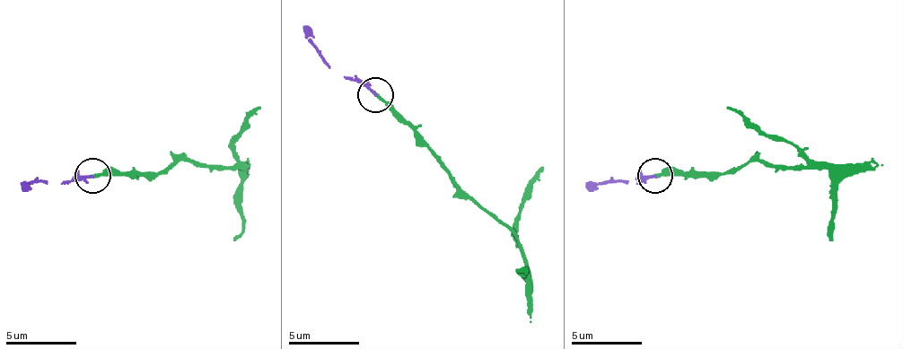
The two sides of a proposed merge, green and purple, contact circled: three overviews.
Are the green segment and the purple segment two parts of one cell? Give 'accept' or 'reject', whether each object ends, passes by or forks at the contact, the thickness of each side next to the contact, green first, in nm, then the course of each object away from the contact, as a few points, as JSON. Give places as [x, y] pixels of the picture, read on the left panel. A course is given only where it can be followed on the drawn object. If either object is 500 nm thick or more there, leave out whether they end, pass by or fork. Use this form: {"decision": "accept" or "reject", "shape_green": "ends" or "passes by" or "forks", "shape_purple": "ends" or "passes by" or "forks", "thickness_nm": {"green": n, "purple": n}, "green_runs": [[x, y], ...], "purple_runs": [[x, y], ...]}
{"decision": "accept", "shape_green": "ends", "shape_purple": "passes by", "thickness_nm": {"green": 200, "purple": 150}, "green_runs": [[92, 176], [144, 176], [176, 162], [232, 166], [236, 159], [236, 137], [261, 106]], "purple_runs": [[92, 176], [46, 183], [31, 179], [21, 187]]}

